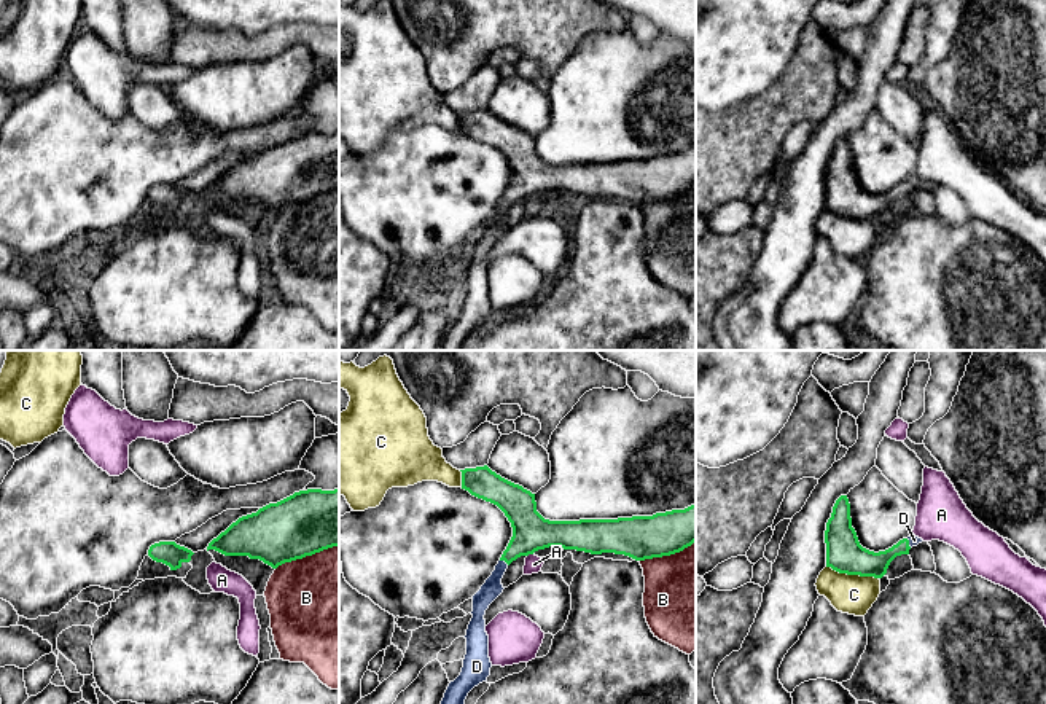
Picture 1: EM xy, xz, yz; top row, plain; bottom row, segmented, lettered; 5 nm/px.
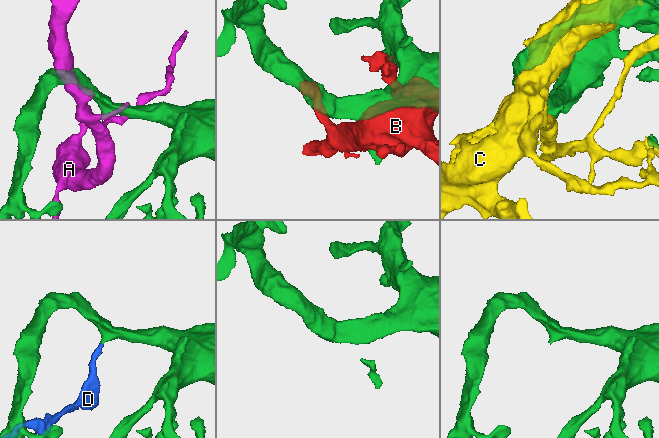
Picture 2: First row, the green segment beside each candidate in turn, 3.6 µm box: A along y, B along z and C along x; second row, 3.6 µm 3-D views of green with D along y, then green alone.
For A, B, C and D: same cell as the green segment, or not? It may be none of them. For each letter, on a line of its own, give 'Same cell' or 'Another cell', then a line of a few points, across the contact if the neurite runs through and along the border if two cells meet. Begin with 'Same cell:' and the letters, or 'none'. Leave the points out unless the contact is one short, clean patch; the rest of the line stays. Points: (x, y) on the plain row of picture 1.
Same cell: D
A: Another cell
B: Another cell
C: Another cell
D: Same cell. Line: xz (530, 174), (505, 204), (492, 231)

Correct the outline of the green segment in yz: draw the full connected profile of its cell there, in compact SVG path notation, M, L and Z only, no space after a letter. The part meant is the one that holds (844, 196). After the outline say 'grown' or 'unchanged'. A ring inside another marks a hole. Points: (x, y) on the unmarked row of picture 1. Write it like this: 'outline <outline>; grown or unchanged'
outline M841 139L826 166L826 210L839 217L882 221L896 199L909 198L909 193L922 185L922 182L909 178L885 194L874 196L863 191L852 170L849 142Z; grown

